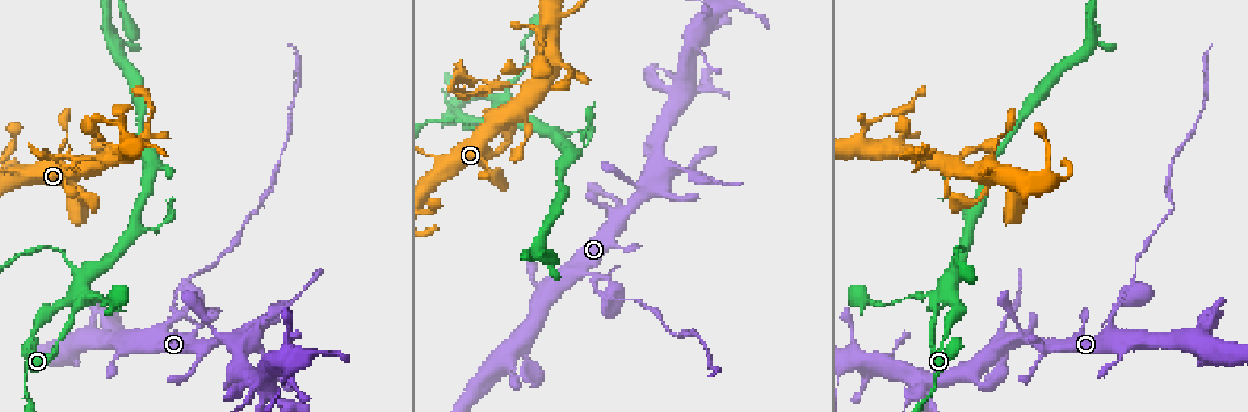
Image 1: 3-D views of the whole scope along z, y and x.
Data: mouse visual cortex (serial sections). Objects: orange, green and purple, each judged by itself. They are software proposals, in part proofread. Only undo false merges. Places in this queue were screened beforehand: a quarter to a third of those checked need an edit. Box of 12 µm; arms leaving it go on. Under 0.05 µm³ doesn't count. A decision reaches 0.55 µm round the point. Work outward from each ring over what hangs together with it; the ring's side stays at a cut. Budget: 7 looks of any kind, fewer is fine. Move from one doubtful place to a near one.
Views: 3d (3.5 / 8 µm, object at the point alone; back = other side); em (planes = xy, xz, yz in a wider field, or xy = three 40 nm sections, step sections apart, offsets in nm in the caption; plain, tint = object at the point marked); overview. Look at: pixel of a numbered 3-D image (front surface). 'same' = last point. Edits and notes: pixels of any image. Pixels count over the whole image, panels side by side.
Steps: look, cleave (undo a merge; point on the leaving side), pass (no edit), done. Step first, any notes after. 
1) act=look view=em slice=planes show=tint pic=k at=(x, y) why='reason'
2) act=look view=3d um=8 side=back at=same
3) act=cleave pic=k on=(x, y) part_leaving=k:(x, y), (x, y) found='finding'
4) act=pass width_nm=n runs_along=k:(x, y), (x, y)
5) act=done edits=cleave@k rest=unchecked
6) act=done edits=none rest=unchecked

act=look view=3d um=8 side=back pic=1 at=(36, 325) why='sudden change in width'

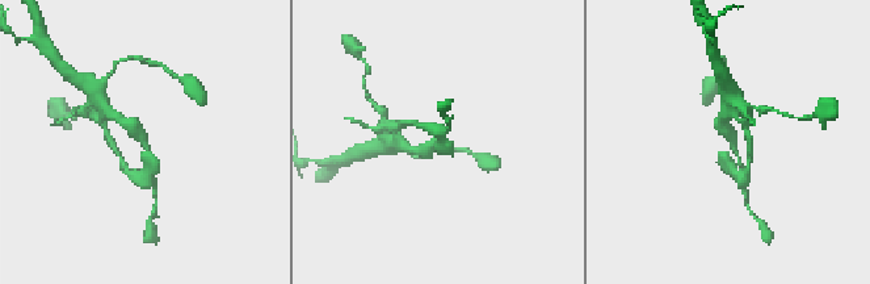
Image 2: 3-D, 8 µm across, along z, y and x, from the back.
act=look view=3d um=3.5 pic=2 at=(142, 143) why='zoom in'

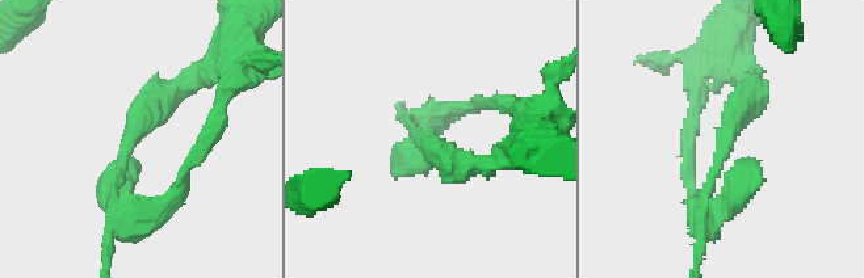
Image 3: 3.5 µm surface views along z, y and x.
act=look view=em slice=xy step=5 show=tint pic=3 at=(129, 132) why='shape alone is not enough'

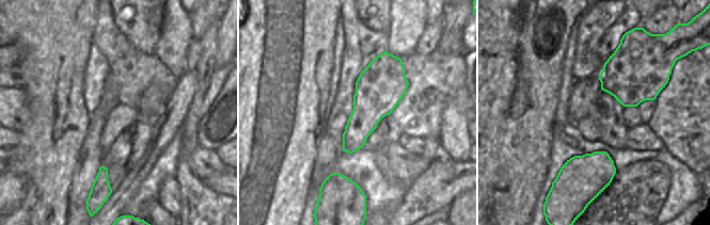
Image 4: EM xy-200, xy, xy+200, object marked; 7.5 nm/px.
act=pass arm_widths_nm=250,300 found='continuous, no second cell'

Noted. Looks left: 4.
act=look view=3d um=3.5 pic=1 at=(483, 118) why='abrupt turn'

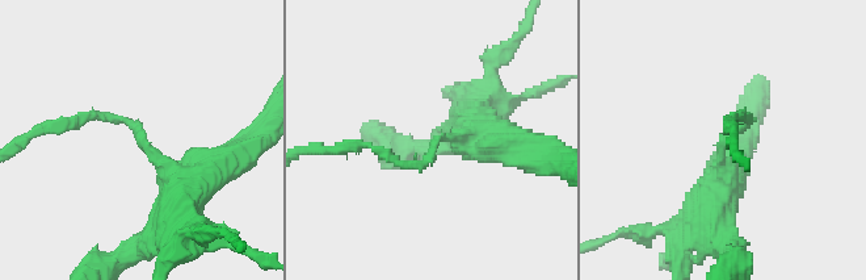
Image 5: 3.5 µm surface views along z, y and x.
act=look view=em slice=xy step=2 show=tint pic=5 at=(140, 135) arm_widths_nm=150,500

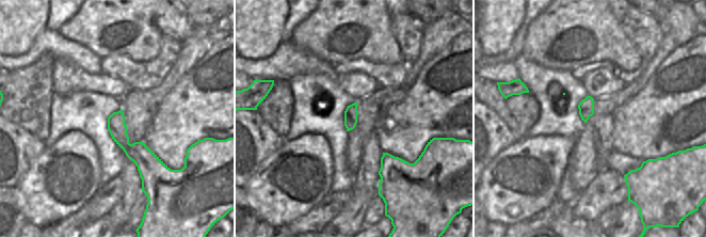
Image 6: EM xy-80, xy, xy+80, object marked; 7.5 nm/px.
act=pass runs_along=5:(176, 205), (133, 125), (71, 117) found='one cell here'

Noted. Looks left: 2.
act=look view=3d um=3.5 pic=1 at=(1093, 44) why='thin neck'

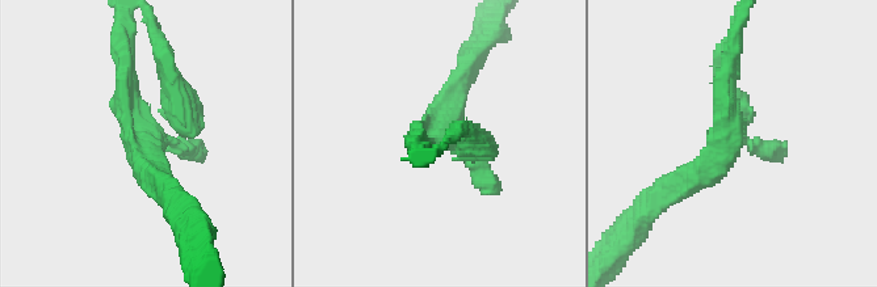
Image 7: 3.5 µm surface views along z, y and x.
act=look view=em slice=xy step=2 show=tint pic=7 at=(145, 144) why='need the tissue'

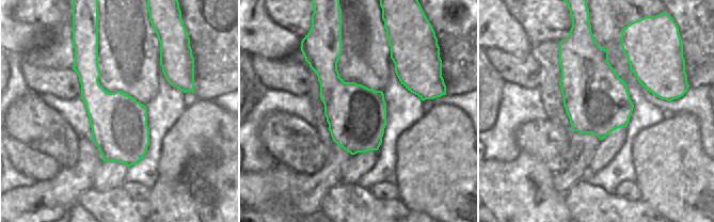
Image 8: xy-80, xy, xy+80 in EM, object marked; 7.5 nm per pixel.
act=pass runs_along=7:(664, 197), (735, 136), (721, 72) found='all the same cell'

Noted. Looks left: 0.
act=done edits=none rest=unchecked

